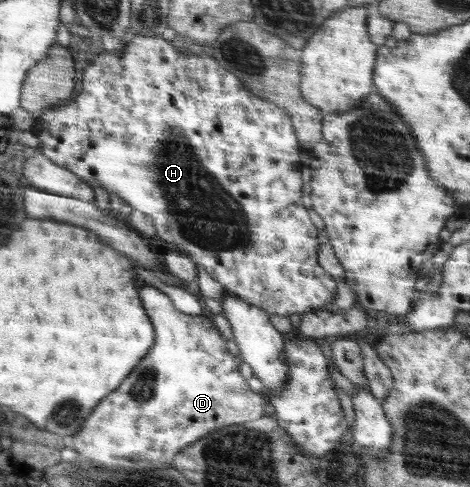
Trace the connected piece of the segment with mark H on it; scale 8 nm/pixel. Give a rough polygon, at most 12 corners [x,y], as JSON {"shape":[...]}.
{"shape":[[161,32],[37,149],[268,314],[336,310],[290,114]]}

